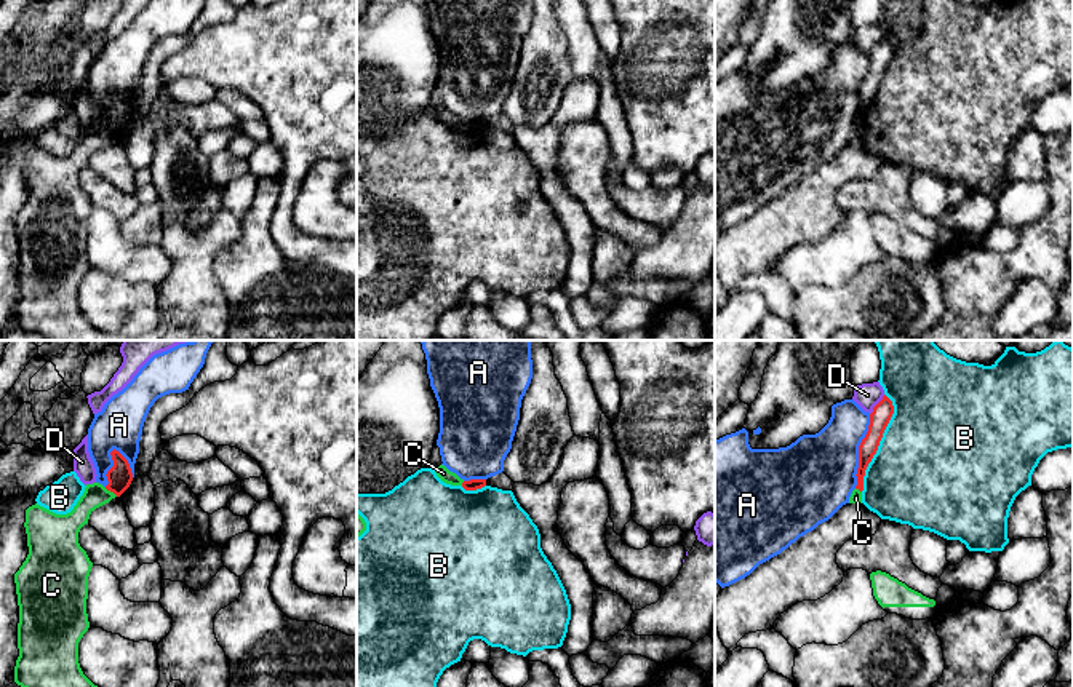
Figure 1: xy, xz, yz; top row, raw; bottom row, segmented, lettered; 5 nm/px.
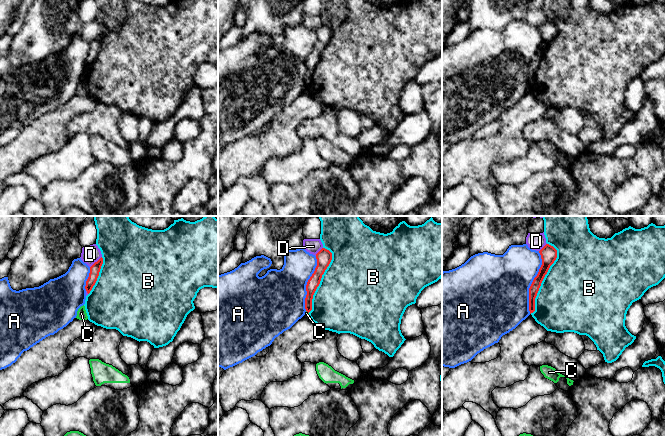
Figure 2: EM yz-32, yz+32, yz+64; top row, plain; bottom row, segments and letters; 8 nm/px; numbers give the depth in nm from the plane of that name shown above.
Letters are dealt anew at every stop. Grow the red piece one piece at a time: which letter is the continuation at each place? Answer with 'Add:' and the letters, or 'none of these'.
Add: none of these

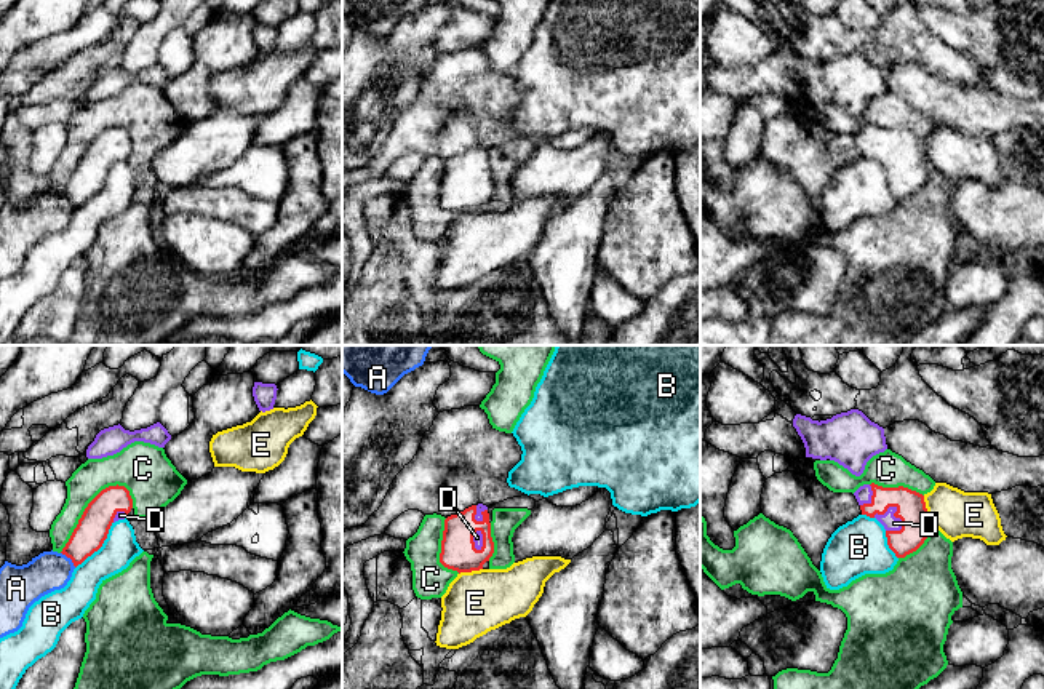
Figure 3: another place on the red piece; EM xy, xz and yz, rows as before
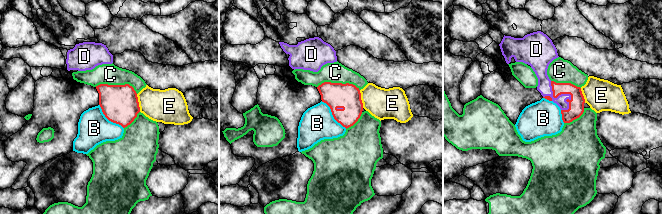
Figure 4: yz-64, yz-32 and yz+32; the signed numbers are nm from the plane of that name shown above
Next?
Add: D

